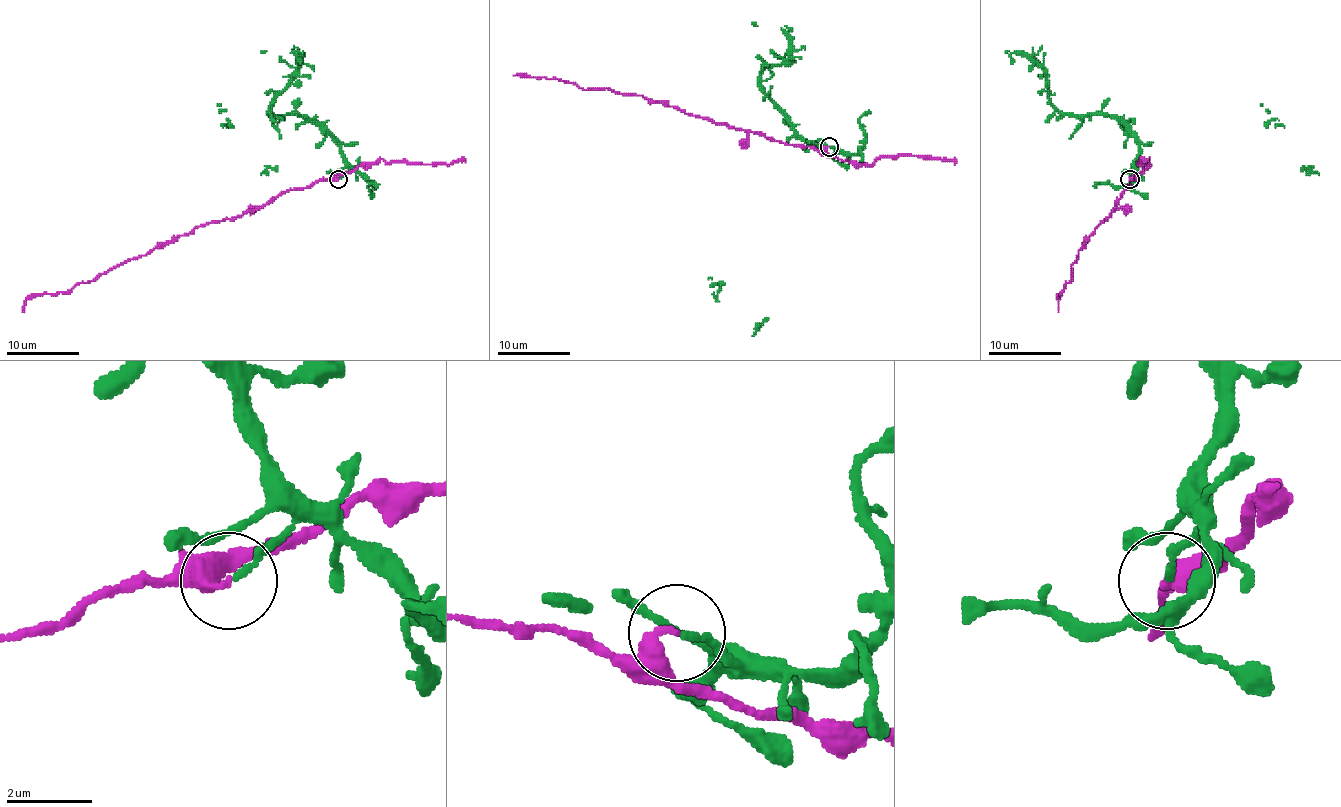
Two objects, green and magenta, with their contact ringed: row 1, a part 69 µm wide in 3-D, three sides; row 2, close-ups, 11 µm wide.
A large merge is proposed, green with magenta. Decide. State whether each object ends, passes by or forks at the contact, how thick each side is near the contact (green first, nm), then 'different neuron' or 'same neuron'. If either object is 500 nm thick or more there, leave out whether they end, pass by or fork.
green ends | magenta ends | 150/320 nm | different neuron

